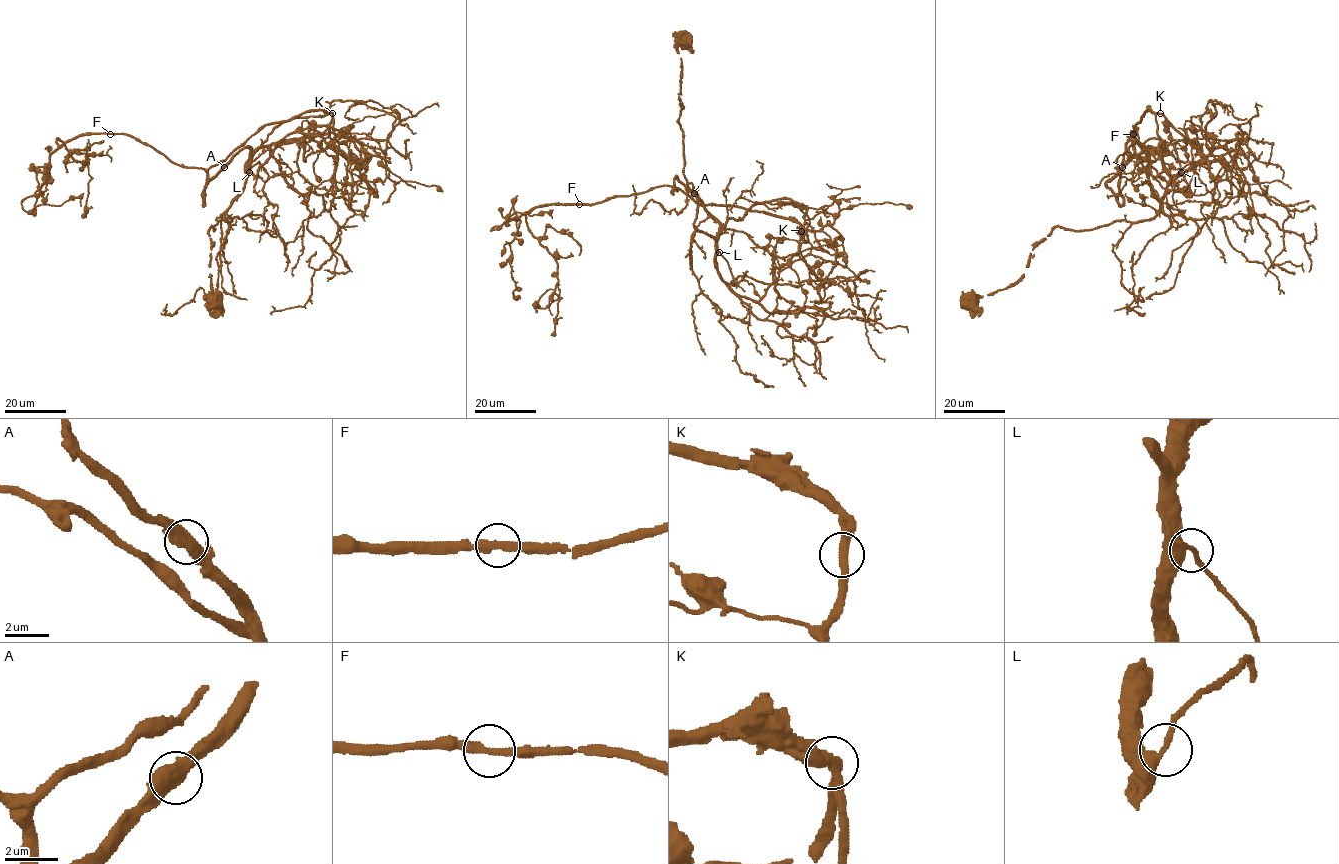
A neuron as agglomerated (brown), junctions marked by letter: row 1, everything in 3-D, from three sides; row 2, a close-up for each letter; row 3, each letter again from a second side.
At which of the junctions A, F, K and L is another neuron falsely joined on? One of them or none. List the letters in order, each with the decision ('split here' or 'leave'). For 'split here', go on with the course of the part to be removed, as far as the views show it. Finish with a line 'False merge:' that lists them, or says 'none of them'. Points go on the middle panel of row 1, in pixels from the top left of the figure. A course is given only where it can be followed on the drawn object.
A: leave
F: leave
K: leave
L: leave
False merge: none of them

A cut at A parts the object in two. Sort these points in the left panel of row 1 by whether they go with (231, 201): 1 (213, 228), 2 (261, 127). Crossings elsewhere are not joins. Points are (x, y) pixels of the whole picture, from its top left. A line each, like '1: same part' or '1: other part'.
1: same part
2: other part

